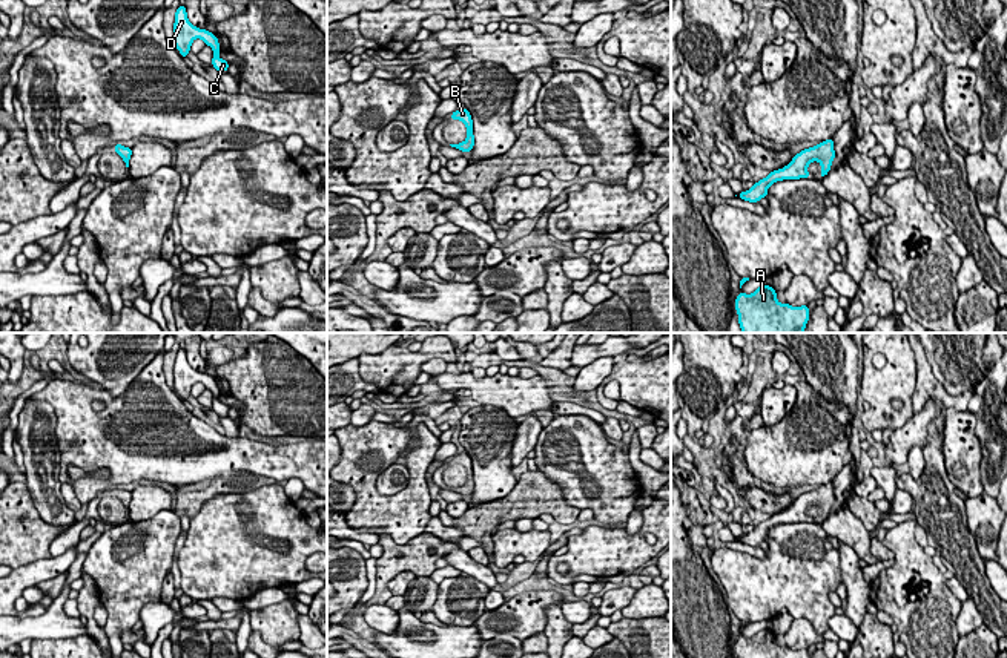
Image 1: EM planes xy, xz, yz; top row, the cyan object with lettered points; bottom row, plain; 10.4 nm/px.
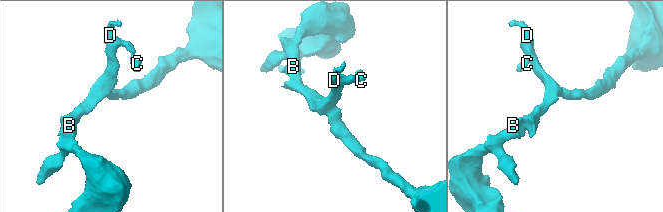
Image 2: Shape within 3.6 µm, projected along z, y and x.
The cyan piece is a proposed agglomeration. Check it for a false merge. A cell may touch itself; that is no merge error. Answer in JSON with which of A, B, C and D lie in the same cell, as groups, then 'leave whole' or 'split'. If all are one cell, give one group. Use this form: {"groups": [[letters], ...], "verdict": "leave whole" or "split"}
{"groups": [["A", "B", "C", "D"]], "verdict": "leave whole"}

